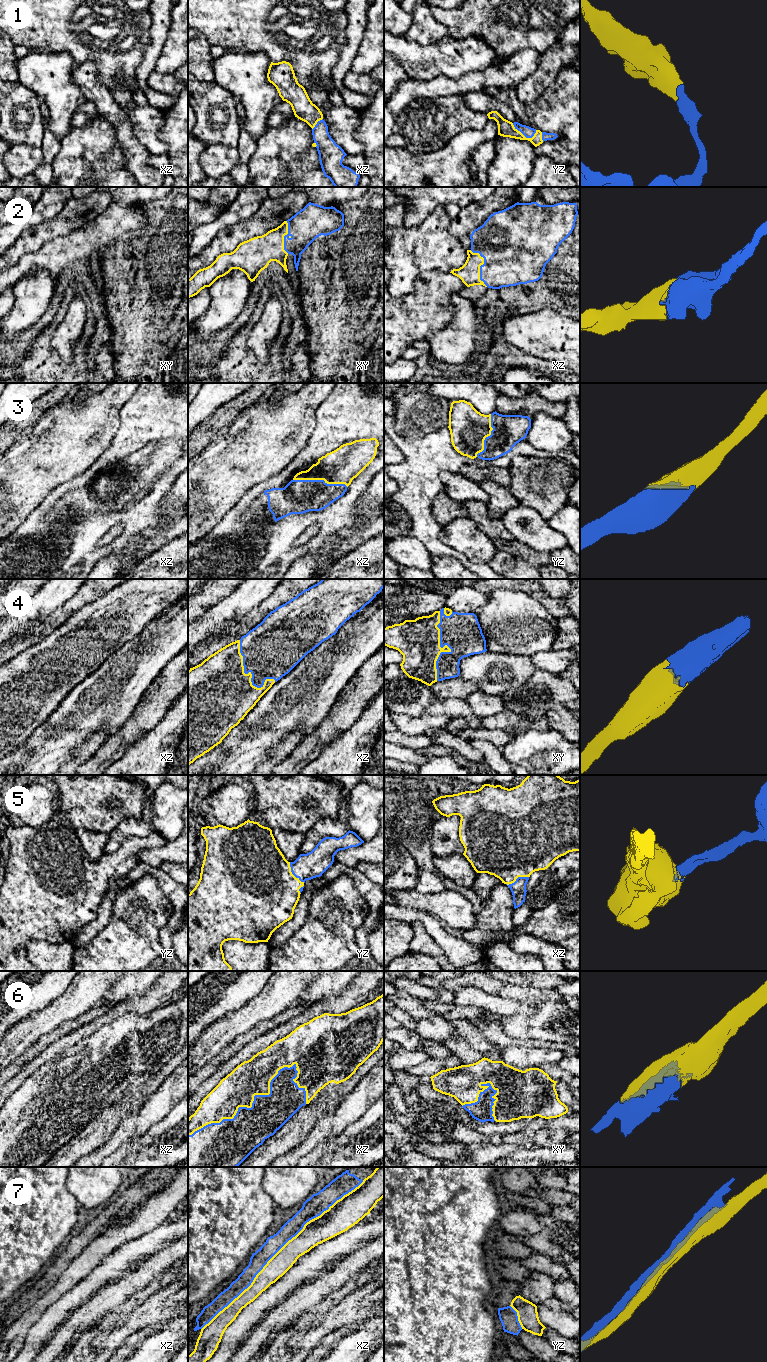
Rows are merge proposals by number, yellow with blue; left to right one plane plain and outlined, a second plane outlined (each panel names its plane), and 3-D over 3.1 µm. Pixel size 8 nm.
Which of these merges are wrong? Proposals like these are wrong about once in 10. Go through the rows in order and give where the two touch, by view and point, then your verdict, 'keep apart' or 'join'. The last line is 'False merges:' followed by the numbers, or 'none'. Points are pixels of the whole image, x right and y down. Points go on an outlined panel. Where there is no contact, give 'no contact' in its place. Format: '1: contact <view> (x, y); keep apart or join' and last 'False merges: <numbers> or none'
1: contact yz (523, 135); join
2: contact xz (480, 265); join
3: contact xz (320, 479); join
4: contact xy (447, 646); join
5: contact yz (292, 874); join
6: contact xz (250, 1107); join
7: contact xz (280, 1249); keep apart
False merges: 7

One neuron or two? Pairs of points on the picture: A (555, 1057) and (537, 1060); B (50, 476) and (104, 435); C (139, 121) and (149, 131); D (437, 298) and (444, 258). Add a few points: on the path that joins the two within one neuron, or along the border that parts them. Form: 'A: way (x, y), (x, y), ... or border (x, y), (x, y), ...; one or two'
A: way (551, 1057), (541, 1057); one
B: way (63, 462), (86, 439), (90, 439); one
C: way (141, 123), (147, 129); one
D: border (449, 272), (423, 271), (418, 277); two

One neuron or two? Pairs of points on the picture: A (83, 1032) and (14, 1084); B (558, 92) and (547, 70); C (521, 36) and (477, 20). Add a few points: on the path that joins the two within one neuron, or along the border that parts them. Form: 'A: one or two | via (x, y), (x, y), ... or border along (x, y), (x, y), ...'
A: one | via (66, 1042), (39, 1060), (31, 1068)
B: two | border along (564, 66), (556, 79), (537, 99)
C: one | via (510, 31), (504, 26), (491, 25), (488, 22)

